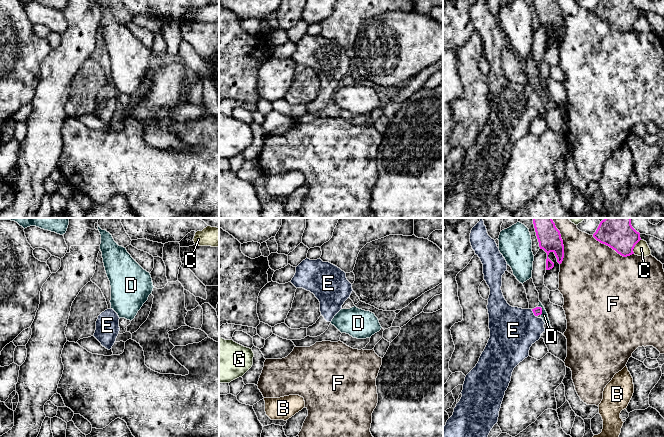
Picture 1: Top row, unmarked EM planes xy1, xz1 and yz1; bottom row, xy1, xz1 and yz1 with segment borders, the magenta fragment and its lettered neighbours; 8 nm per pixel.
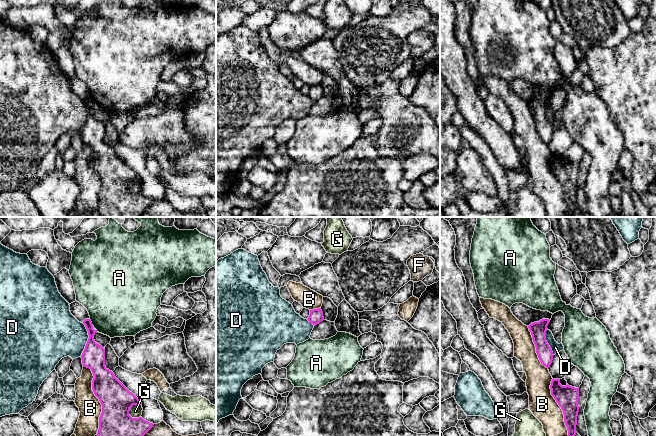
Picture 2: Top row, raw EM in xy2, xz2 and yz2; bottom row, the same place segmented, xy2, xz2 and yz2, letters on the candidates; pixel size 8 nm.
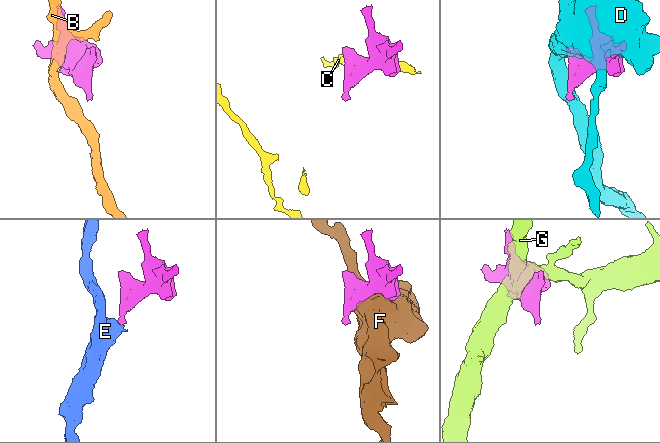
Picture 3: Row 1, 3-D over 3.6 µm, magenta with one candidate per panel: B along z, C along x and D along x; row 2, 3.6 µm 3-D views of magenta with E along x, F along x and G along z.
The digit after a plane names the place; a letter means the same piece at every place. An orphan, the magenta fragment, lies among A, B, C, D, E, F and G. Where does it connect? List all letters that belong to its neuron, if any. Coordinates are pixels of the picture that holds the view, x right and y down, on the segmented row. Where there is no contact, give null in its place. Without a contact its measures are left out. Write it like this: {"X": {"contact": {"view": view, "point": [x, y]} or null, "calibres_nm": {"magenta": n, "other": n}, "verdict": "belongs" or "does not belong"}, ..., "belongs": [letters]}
{"A": {"contact": {"view": "xy2", "point": [91, 322]}, "calibres_nm": {"magenta": 160, "other": 480}, "verdict": "does not belong"}, "B": {"contact": {"view": "xy2", "point": [97, 397]}, "calibres_nm": {"magenta": 260, "other": 190}, "verdict": "does not belong"}, "C": {"contact": {"view": "yz1", "point": [634, 246]}, "calibres_nm": {"magenta": 260, "other": 110}, "verdict": "does not belong"}, "D": {"contact": {"view": "xy2", "point": [88, 339]}, "calibres_nm": {"magenta": 190, "other": 380}, "verdict": "does not belong"}, "E": {"contact": {"view": "yz1", "point": [533, 312]}, "calibres_nm": {"magenta": 70, "other": 380}, "verdict": "belongs"}, "F": {"contact": {"view": "yz1", "point": [562, 241]}, "calibres_nm": {"magenta": 190, "other": 380}, "verdict": "does not belong"}, "G": {"contact": {"view": "xy2", "point": [130, 407]}, "calibres_nm": {"magenta": 260, "other": 100}, "verdict": "does not belong"}, "belongs": ["E"]}

